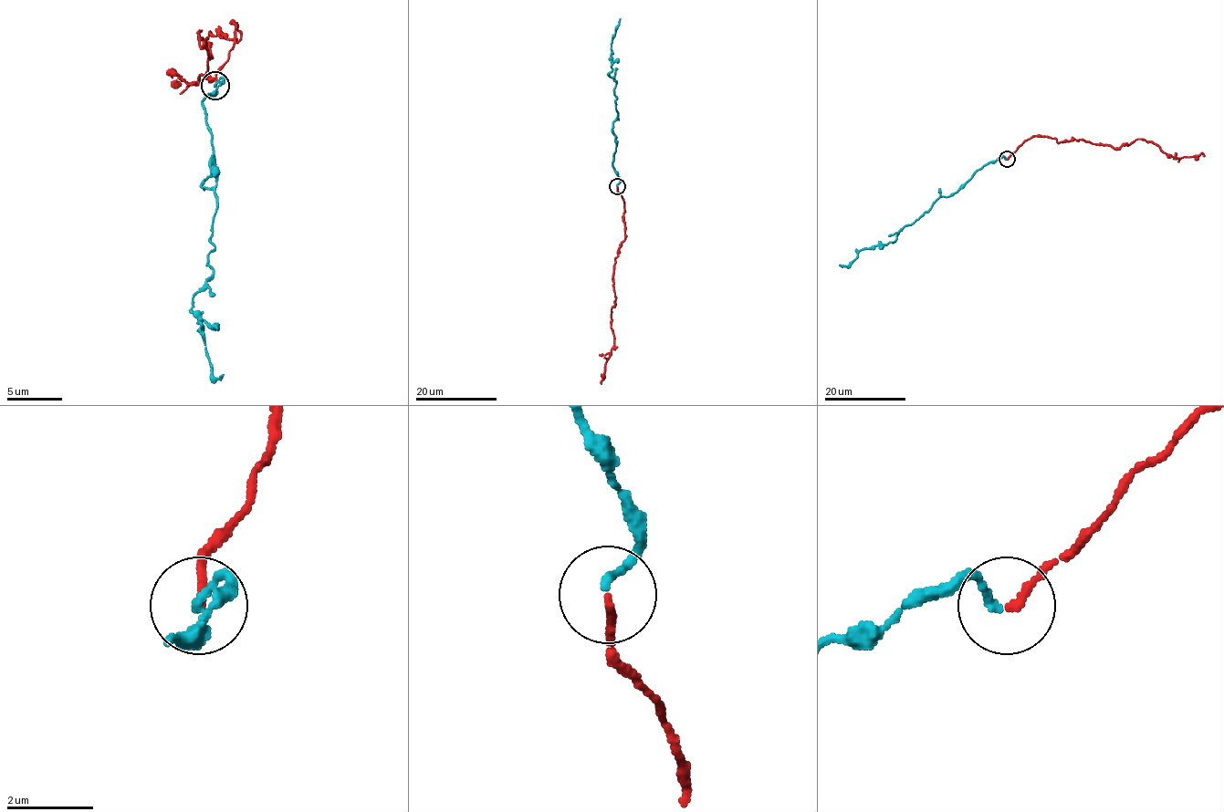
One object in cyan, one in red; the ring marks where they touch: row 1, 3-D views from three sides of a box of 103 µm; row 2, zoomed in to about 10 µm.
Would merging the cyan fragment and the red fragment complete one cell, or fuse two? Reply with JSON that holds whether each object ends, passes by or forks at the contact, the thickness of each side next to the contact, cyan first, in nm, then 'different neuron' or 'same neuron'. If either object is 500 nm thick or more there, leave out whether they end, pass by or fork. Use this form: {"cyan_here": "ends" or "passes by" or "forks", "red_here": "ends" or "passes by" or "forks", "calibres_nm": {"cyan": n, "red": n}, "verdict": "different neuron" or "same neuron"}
{"cyan_here": "ends", "red_here": "ends", "calibres_nm": {"cyan": 170, "red": 180}, "verdict": "same neuron"}

